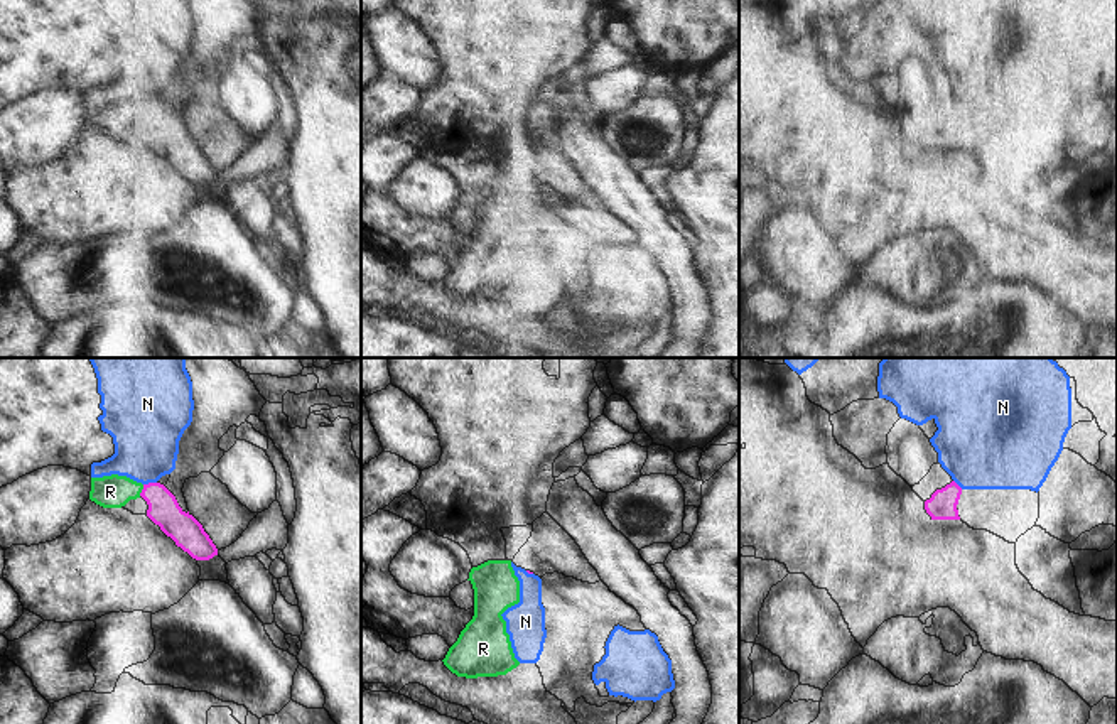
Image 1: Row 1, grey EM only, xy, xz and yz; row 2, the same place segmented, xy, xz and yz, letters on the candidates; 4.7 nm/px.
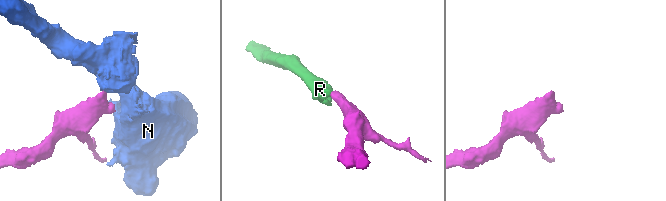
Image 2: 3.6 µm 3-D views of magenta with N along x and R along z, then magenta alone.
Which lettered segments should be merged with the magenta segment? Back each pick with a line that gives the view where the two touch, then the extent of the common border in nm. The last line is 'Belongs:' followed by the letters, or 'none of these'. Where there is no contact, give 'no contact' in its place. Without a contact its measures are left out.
R: contact in xy; length 60 nm
Belongs: R

